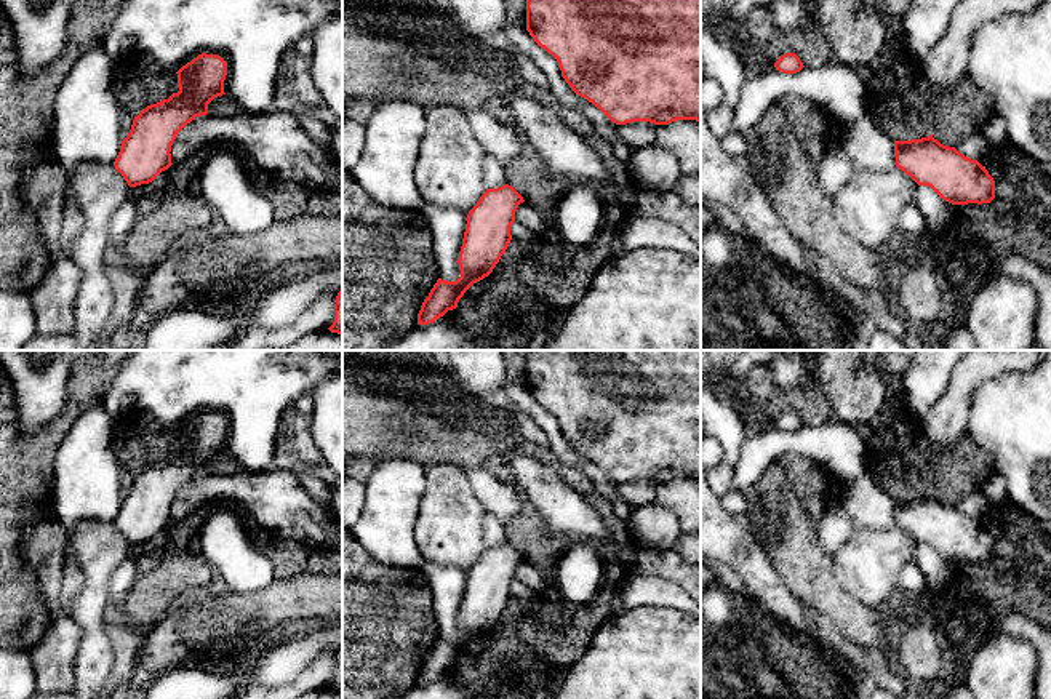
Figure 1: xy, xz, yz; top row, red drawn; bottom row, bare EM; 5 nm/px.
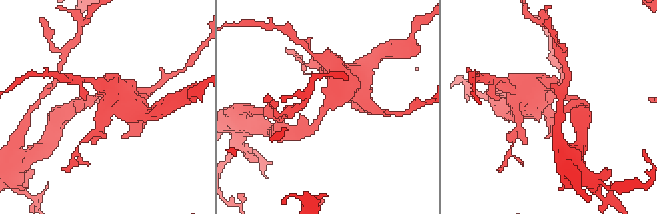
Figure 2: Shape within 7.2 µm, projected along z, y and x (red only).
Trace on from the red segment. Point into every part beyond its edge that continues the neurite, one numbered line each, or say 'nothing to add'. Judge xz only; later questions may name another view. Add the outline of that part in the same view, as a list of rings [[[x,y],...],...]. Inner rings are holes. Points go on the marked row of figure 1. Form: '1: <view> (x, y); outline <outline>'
nothing to add

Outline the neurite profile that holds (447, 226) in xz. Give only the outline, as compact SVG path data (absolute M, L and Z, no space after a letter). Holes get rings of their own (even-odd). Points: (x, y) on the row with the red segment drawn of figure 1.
M424 203L421 213L430 229L434 259L438 266L440 278L456 282L461 277L458 259L469 213L458 208L442 208L432 203Z

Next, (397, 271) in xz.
M342 165L342 350L382 350L392 336L405 334L438 278L422 213L378 205Z

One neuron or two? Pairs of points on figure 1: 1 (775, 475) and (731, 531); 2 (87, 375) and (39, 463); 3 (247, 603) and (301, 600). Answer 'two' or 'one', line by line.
1: two
2: one
3: one

